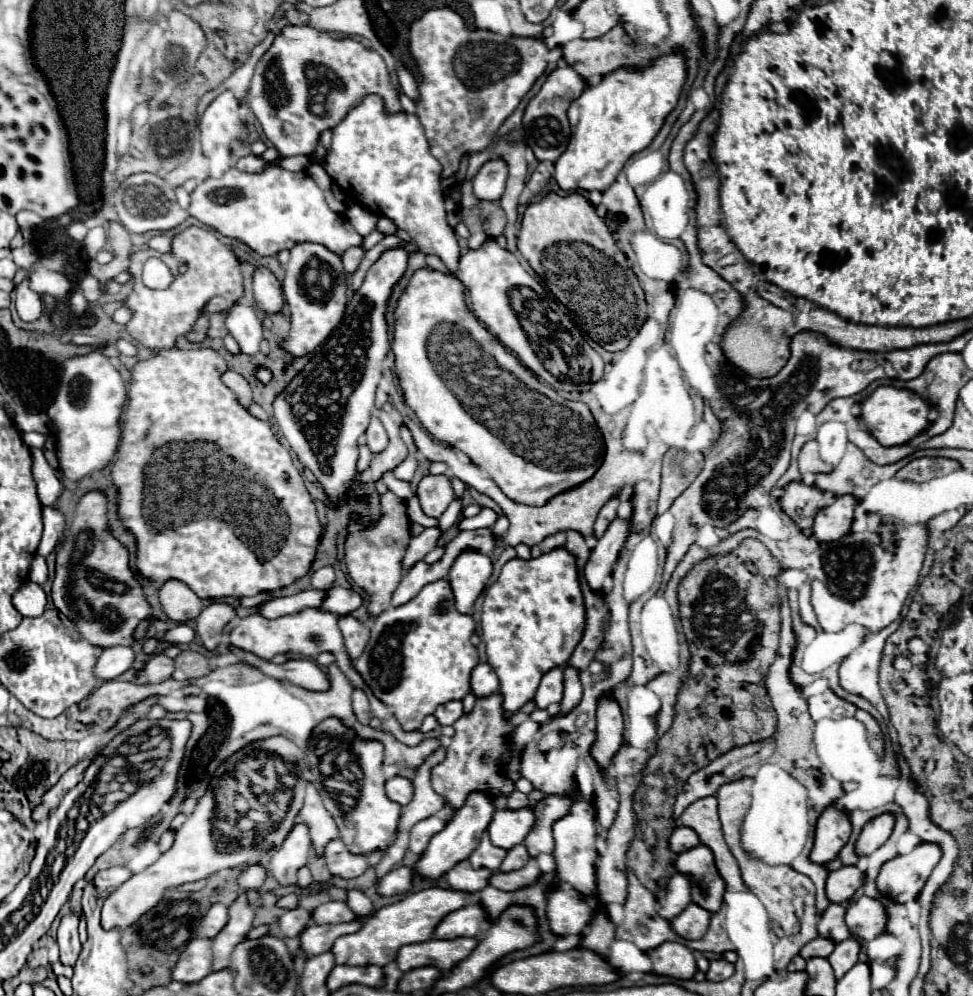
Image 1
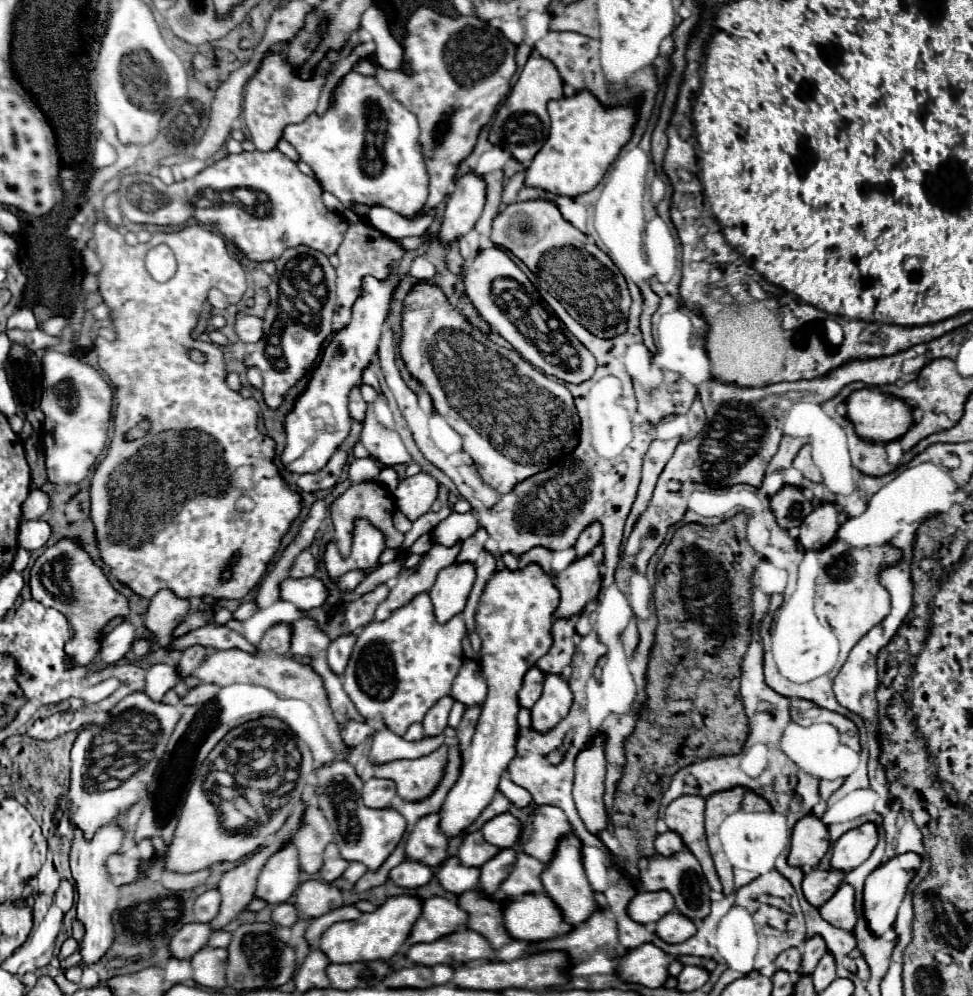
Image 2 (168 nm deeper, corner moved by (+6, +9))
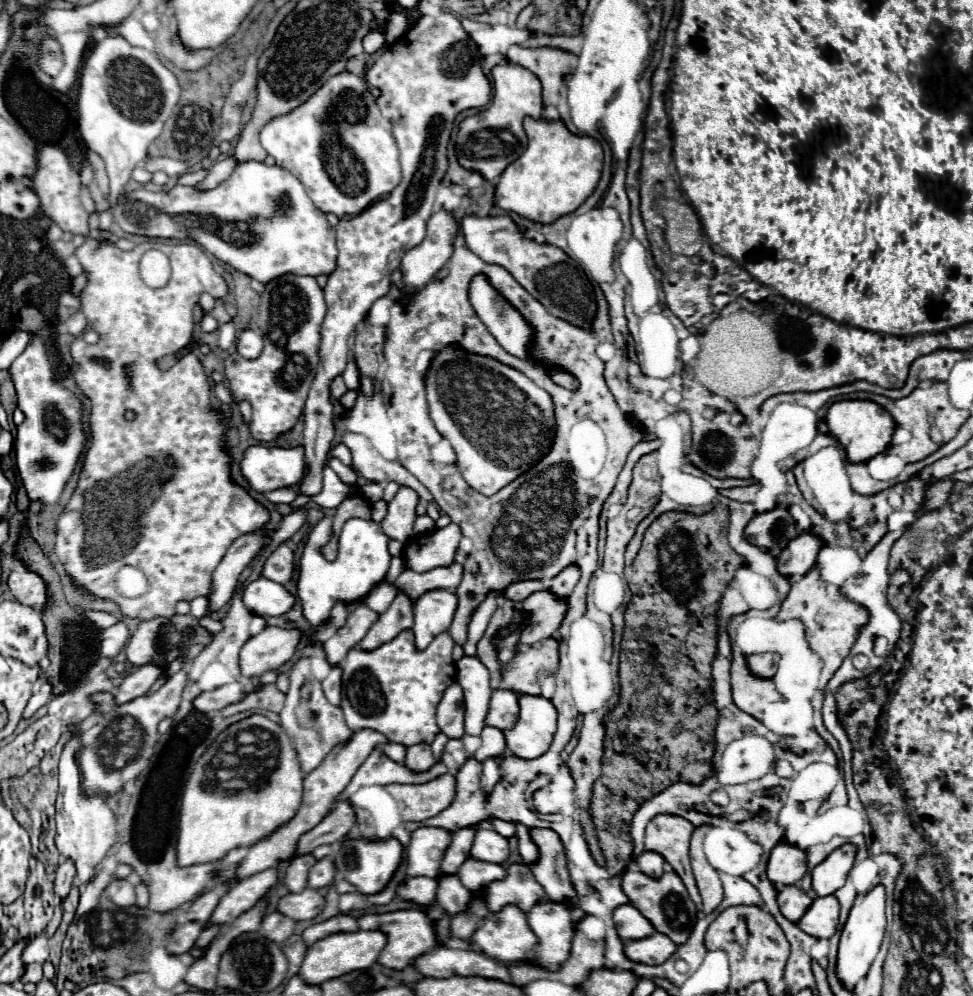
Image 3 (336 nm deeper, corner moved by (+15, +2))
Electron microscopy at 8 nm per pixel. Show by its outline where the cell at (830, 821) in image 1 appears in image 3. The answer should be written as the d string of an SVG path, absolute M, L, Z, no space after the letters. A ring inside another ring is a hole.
M782 840L772 850L770 860L768 860L768 878L776 886L796 884L806 872L808 872L806 850L798 848L796 844L790 844L786 840Z

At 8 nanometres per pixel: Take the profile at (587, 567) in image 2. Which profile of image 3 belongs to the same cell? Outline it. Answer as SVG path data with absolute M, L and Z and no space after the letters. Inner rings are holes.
M542 590L528 596L528 600L518 604L518 608L532 614L530 624L522 632L520 644L534 644L550 638L560 628L568 612L568 598L560 598L550 590Z

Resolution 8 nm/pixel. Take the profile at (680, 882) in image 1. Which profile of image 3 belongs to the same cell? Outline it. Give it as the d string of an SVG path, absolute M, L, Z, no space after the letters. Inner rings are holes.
M624 904L614 910L614 924L622 940L638 940L644 936L652 936L654 932L652 922L646 916L642 916L640 910L632 904Z

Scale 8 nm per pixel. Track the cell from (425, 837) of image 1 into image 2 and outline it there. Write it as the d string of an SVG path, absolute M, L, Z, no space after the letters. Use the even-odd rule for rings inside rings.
M433 813L433 815L423 817L415 825L413 833L409 835L407 847L405 847L407 857L411 861L419 861L429 867L437 867L437 865L441 865L441 861L445 861L445 857L449 857L447 855L449 837L441 831L439 821L441 821L441 817L437 813Z

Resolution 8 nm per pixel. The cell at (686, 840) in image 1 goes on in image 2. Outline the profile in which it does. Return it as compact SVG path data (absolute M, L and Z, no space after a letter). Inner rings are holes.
M667 831L655 839L655 851L663 857L671 857L683 849L683 841L675 831Z

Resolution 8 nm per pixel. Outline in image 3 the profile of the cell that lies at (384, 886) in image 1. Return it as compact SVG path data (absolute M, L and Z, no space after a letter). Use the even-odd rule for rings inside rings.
M414 876L414 878L406 878L404 884L398 888L398 896L402 900L410 900L416 904L432 904L434 896L436 896L436 880L434 878L426 878L426 876Z

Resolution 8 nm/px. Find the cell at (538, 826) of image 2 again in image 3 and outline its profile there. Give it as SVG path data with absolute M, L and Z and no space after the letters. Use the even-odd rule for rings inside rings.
M528 828L528 834L538 848L538 858L530 864L530 870L544 886L546 896L568 896L576 904L576 890L570 882L566 852L558 832L552 828Z

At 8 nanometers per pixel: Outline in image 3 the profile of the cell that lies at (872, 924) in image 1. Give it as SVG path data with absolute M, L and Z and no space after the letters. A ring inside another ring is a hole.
M836 896L814 898L808 912L798 920L798 926L814 938L830 938L838 928L840 902Z

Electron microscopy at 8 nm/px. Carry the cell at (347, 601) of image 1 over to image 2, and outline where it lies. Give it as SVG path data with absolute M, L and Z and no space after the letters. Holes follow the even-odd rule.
M287 577L279 585L279 595L281 595L281 601L293 603L299 611L309 611L325 603L327 589L317 577L307 577L307 579Z

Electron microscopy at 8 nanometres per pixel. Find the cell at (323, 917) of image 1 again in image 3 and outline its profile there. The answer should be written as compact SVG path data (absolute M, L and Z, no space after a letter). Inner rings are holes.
M306 888L298 894L286 894L278 902L278 910L294 920L312 920L324 910L324 906L326 898L314 888Z

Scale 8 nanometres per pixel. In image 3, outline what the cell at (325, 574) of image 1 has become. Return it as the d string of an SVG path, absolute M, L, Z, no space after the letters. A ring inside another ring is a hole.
M280 544L272 556L266 560L266 572L262 572L262 576L266 574L268 580L274 580L278 584L288 584L292 574L294 574L294 554L286 544Z

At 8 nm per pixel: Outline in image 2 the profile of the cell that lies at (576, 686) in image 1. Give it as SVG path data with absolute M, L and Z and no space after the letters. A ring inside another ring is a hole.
M547 675L543 693L531 709L531 729L537 733L551 731L571 709L573 693L559 675Z

